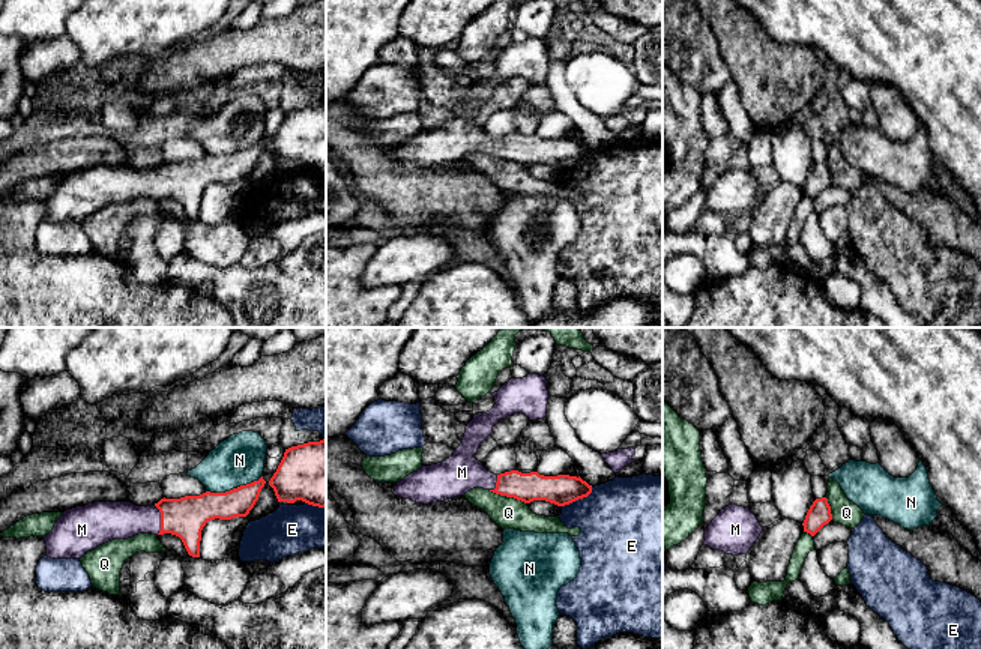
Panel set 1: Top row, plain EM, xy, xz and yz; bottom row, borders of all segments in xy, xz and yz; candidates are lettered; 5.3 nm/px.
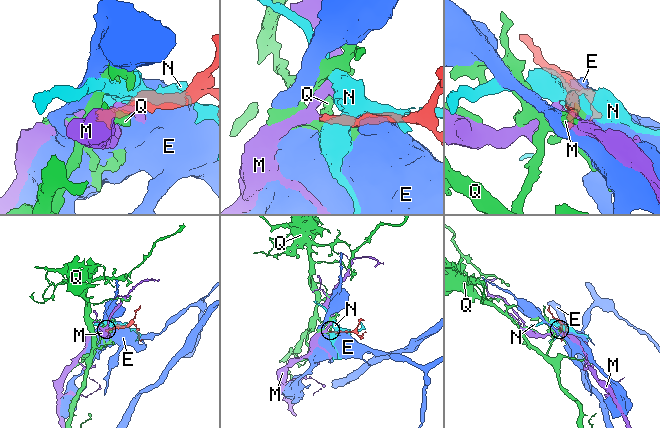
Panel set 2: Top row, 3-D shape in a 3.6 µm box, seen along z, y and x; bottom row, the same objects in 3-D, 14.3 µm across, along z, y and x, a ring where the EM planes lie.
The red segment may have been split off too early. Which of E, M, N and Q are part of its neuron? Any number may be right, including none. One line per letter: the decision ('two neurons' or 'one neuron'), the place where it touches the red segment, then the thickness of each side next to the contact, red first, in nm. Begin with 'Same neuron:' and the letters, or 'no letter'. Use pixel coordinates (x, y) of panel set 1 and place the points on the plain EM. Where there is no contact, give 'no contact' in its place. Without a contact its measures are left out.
Same neuron: M
E: two neurons; contact xz (577, 163); calibres 160 and 420 nm
M: one neuron; contact xy (161, 184); calibres 220 and 200 nm
N: two neurons; contact xy (233, 152); calibres 180 and 260 nm
Q: two neurons; contact xz (508, 159); calibres 160 and 170 nm

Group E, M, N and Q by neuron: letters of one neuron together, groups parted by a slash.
E / M / N / Q

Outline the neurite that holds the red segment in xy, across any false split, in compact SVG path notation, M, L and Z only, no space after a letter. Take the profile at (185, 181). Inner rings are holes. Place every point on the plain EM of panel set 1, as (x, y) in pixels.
M263 140L225 156L161 162L150 170L131 165L95 165L63 176L44 200L51 222L81 222L87 215L138 197L171 197L182 203L192 221L200 221L201 194L207 185L246 180L258 164Z

